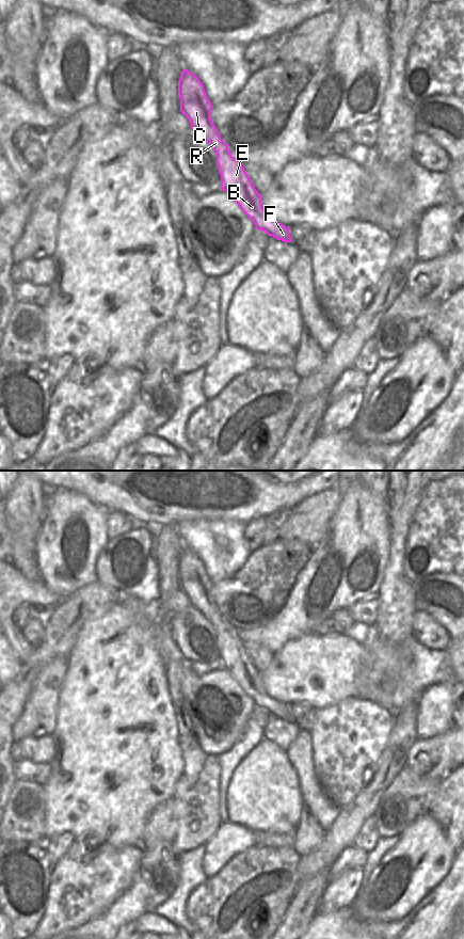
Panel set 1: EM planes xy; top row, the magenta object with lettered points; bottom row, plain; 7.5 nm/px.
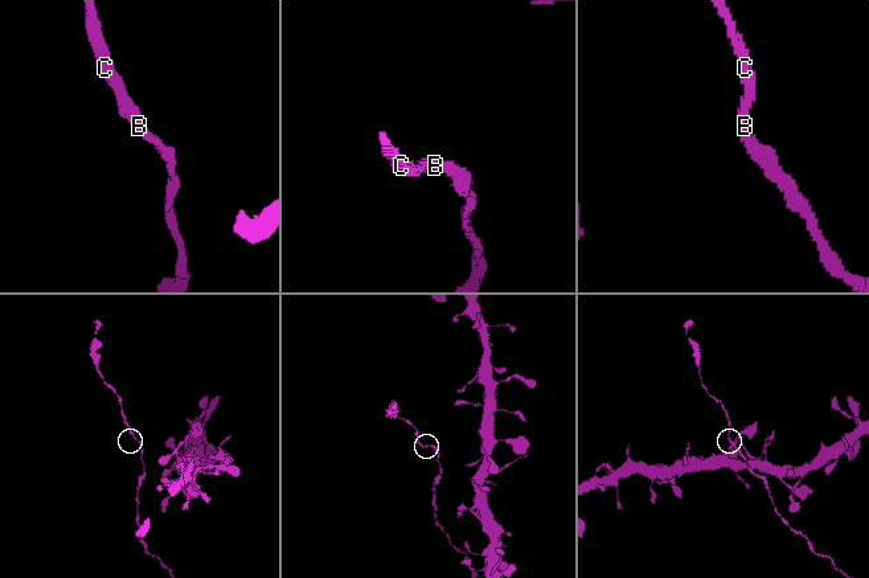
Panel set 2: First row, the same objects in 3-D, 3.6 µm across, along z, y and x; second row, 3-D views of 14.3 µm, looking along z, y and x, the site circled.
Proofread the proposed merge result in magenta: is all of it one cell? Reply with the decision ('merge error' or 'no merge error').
no merge error

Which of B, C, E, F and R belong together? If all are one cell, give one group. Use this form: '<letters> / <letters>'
B C E F R

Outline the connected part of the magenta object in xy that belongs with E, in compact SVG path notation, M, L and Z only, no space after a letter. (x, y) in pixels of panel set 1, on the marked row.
M183 69L178 81L180 112L189 120L191 128L201 133L217 154L221 175L221 189L226 191L244 214L260 229L277 240L291 242L289 227L273 221L261 205L261 195L253 186L238 159L231 156L228 144L220 137L211 117L212 105L199 79Z

